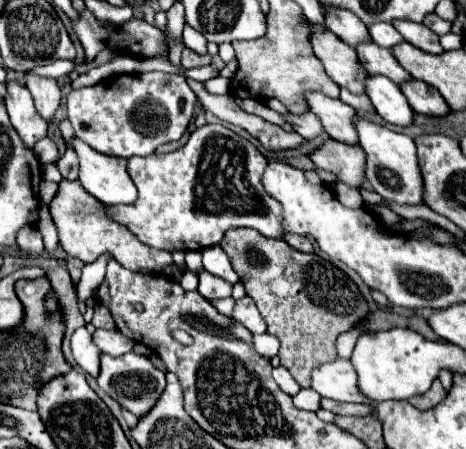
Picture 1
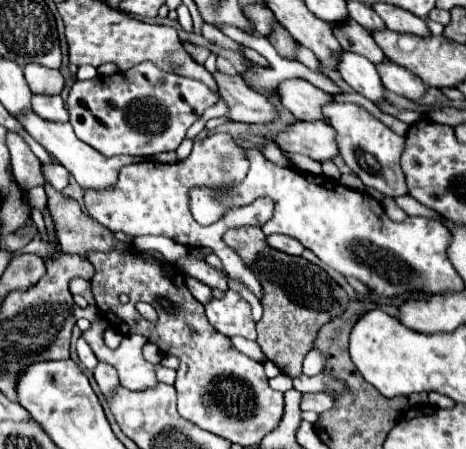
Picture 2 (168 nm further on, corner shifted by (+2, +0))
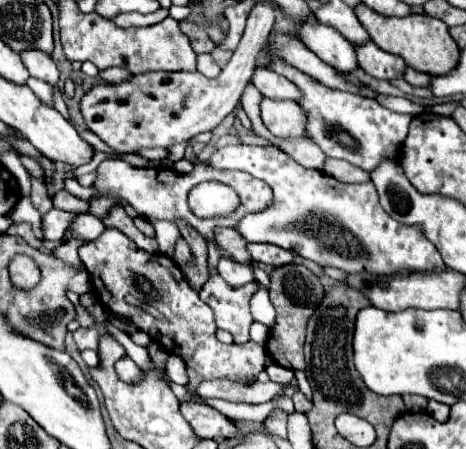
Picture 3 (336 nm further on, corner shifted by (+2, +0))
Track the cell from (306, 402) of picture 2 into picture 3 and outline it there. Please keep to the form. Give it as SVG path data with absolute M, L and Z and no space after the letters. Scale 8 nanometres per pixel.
M296 391L294 397L292 397L292 401L294 401L294 409L296 409L298 413L308 413L308 411L312 409L312 405L314 405L310 399L304 397L302 391Z

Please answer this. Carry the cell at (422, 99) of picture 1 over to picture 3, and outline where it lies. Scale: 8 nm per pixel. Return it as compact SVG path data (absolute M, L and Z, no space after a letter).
M368 41L362 47L356 47L356 53L358 53L360 67L376 79L384 79L384 81L402 79L402 75L406 71L406 63L402 57L382 51L372 41Z

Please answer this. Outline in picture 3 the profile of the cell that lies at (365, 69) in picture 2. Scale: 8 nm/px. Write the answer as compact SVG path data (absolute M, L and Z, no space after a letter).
M316 19L314 25L300 25L300 39L324 63L340 73L352 73L358 69L354 45L350 45L336 29L330 29L330 25L322 25Z

